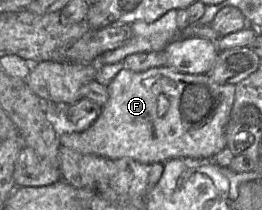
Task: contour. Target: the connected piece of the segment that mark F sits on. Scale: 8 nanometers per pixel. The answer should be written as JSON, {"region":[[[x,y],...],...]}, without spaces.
{"region":[[[168,66],[143,72],[124,68],[107,86],[109,100],[97,120],[83,131],[60,136],[62,146],[109,159],[131,158],[140,163],[165,163],[174,158],[214,158],[226,147],[225,129],[234,102],[235,85],[219,85],[208,74],[186,74]]]}

